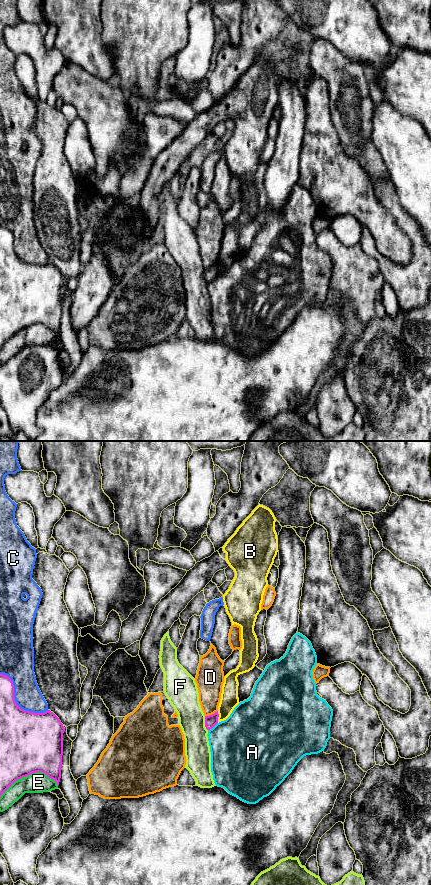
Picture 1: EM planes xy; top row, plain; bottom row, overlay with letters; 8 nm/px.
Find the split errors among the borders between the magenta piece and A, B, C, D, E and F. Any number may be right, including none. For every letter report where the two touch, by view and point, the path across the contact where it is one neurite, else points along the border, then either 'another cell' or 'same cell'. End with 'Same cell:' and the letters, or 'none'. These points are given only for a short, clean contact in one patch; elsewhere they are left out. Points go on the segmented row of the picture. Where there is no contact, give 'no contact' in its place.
A: contact xy (212, 727); another cell
B: contact xy (218, 716); border xy (217, 711), (218, 722); another cell
C: contact xy (15, 702); another cell
D: contact xy (212, 714); another cell
E: contact xy (28, 775); another cell
F: contact xy (205, 723); border xy (204, 716), (204, 726), (207, 730); another cell
Same cell: none

